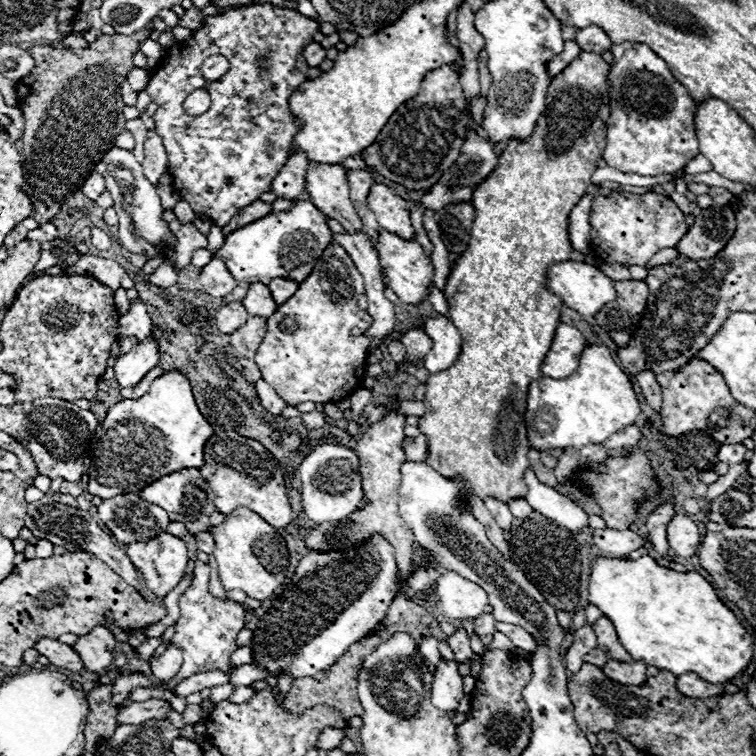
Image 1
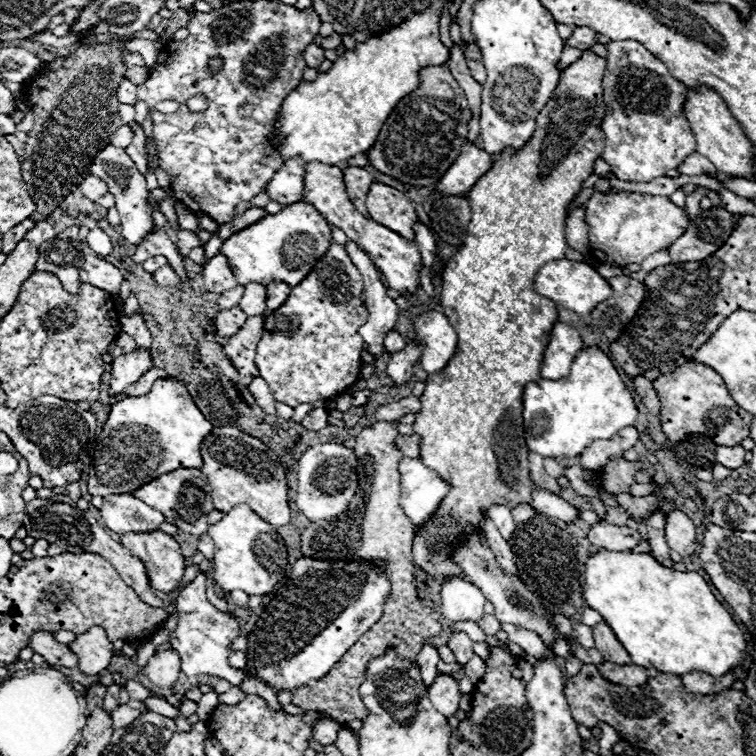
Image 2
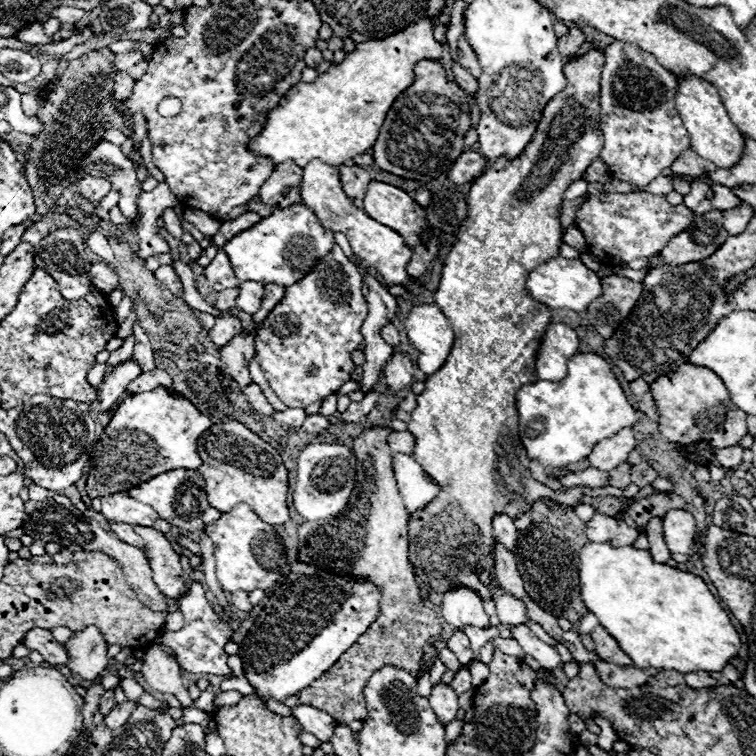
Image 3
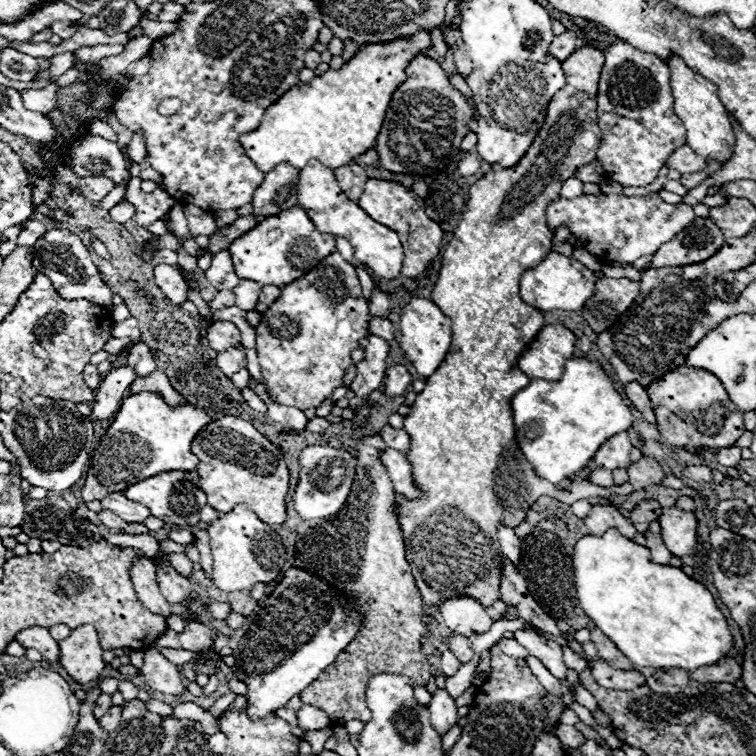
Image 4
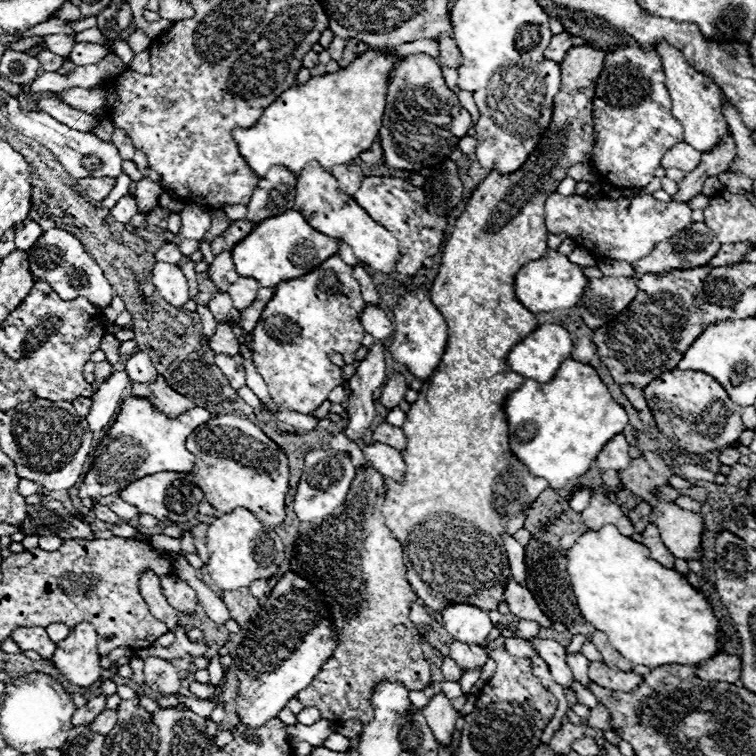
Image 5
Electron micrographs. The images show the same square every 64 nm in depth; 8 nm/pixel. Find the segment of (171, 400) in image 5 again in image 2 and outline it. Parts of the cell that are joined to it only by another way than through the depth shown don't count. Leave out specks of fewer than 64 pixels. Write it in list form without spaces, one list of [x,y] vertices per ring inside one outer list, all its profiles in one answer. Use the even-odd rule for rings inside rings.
[[[154,368],[154,370],[148,370],[138,382],[134,382],[134,386],[126,388],[124,394],[126,396],[142,396],[142,394],[148,394],[152,384],[158,380],[158,378],[166,378],[168,374],[162,370],[162,368]]]

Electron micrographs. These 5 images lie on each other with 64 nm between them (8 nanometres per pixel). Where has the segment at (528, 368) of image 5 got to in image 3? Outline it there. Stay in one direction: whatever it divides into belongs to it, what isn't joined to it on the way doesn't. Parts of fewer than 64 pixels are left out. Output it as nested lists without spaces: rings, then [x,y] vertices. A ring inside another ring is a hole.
[[[550,324],[536,358],[540,380],[562,380],[568,372],[568,360],[578,352],[580,338],[566,324]]]

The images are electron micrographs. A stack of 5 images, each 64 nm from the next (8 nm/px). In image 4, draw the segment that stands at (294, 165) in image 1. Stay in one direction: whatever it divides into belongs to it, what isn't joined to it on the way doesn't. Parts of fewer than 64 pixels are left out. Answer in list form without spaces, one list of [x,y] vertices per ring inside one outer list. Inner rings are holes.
[[[290,162],[278,164],[274,170],[270,170],[258,186],[252,204],[254,204],[254,214],[256,216],[272,216],[282,210],[288,210],[296,206],[298,202],[298,176],[300,170],[290,166]]]

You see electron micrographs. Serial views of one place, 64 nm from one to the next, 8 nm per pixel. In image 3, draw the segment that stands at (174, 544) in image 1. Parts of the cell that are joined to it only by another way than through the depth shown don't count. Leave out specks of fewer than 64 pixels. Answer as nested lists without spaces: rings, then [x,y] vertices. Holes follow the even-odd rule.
[[[112,524],[110,528],[118,534],[118,540],[136,546],[138,550],[144,552],[144,556],[152,566],[152,580],[164,596],[180,598],[188,590],[188,584],[182,576],[184,570],[180,554],[174,550],[172,542],[162,532],[144,526],[138,528],[138,526]]]

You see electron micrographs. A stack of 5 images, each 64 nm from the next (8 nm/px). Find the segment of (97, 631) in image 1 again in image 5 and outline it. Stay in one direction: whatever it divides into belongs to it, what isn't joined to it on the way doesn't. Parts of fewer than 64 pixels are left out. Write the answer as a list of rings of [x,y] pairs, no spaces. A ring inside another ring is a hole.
[[[82,622],[74,626],[62,642],[56,644],[58,650],[52,658],[54,666],[68,678],[74,686],[90,686],[100,678],[100,654],[98,654],[98,634],[92,624]]]

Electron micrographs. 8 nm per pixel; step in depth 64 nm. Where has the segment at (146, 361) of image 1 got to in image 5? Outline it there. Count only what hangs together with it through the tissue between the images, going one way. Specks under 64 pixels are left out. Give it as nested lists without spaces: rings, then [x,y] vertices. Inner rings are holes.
[[[116,370],[112,372],[94,392],[90,414],[86,416],[86,422],[92,432],[104,430],[110,420],[116,416],[122,400],[122,392],[130,384],[130,376],[126,370]]]

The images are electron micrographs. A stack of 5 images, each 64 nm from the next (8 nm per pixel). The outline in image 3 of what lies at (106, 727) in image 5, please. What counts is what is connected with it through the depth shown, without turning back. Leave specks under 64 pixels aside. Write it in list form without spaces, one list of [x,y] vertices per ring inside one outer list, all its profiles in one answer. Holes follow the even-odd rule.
[[[128,700],[128,702],[124,702],[124,704],[116,704],[116,706],[110,710],[110,714],[104,716],[106,726],[110,726],[110,730],[122,728],[122,726],[128,722],[130,714],[136,710],[136,704],[138,704],[138,702],[132,702],[132,700]]]

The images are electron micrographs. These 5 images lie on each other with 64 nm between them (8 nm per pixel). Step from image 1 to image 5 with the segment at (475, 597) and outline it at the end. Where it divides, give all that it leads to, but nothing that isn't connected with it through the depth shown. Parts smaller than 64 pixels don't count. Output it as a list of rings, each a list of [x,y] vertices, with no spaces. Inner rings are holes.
[[[450,604],[440,614],[446,632],[460,642],[482,644],[494,626],[488,612],[470,604]]]

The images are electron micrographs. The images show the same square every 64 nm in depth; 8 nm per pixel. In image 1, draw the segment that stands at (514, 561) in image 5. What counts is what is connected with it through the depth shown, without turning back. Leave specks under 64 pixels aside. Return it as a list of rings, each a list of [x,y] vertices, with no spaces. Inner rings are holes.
[[[486,498],[484,504],[486,504],[486,508],[490,510],[490,514],[494,516],[494,520],[498,522],[498,526],[502,526],[502,530],[508,530],[508,528],[512,526],[514,516],[510,514],[508,504],[504,504],[504,502],[496,500],[496,498]]]

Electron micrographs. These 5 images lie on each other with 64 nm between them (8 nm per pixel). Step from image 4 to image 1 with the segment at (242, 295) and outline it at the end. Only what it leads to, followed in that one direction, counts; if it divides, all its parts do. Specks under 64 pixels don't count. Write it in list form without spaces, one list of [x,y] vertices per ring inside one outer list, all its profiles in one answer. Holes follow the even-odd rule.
[[[254,282],[246,294],[246,298],[242,300],[242,304],[246,306],[250,316],[262,316],[264,320],[270,318],[276,312],[276,302],[270,294],[268,286],[262,286],[262,282]]]

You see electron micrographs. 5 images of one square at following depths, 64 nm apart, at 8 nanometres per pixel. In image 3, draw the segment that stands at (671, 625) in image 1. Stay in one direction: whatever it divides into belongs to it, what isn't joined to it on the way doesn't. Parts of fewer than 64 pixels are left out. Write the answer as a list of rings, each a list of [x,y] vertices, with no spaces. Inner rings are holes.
[[[588,542],[580,552],[580,582],[586,610],[598,616],[600,624],[612,634],[612,638],[616,638],[618,646],[622,646],[638,668],[678,670],[682,674],[698,670],[720,672],[732,662],[742,646],[740,634],[732,626],[730,616],[712,596],[706,582],[696,574],[654,562],[648,550],[636,550],[632,546],[612,548],[610,544]]]

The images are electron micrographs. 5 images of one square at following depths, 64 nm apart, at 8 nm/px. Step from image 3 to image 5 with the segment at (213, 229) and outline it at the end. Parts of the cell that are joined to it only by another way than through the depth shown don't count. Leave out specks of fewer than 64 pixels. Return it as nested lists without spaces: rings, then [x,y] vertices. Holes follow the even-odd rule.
[[[186,204],[184,210],[180,212],[180,218],[182,218],[180,238],[194,238],[194,240],[202,240],[206,236],[212,221],[210,211],[197,204]]]

